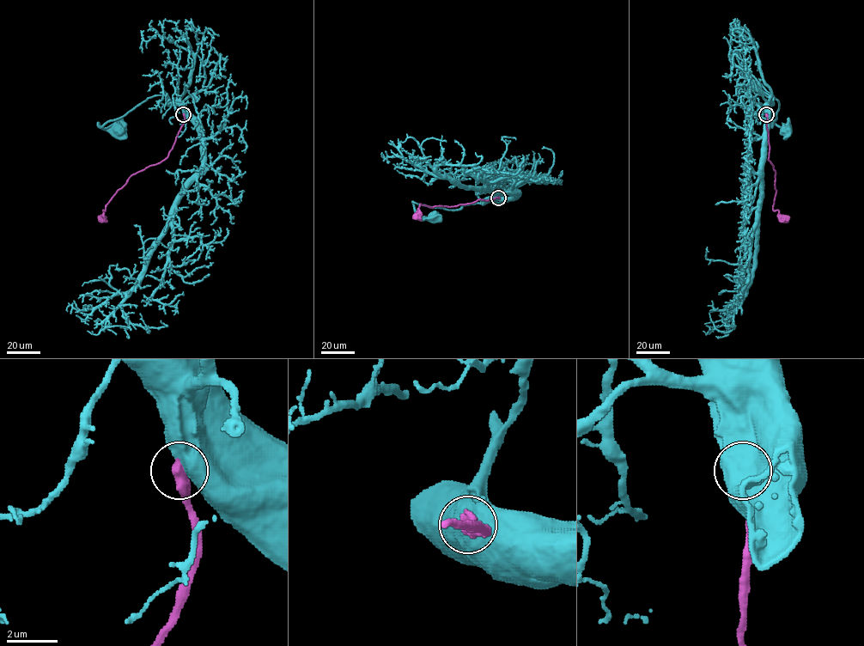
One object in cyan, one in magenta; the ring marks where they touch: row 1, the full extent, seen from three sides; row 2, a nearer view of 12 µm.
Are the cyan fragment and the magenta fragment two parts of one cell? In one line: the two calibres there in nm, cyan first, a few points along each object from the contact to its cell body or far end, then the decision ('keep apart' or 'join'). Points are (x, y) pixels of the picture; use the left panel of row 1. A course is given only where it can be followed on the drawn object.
800 nm thick on the cyan side, 650 nm on the other; cyan runs (184, 114), (182, 109), (167, 96), (155, 95), (123, 116), (101, 125), (98, 124), (120, 134), (118, 130); magenta runs (183, 114), (184, 123), (168, 155), (133, 173), (106, 207), (102, 218); keep apart

